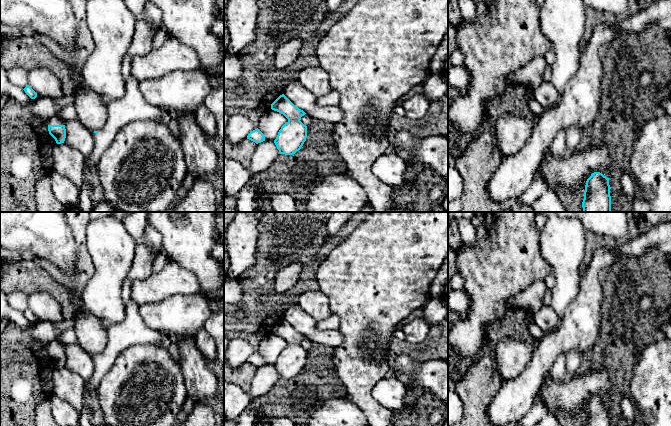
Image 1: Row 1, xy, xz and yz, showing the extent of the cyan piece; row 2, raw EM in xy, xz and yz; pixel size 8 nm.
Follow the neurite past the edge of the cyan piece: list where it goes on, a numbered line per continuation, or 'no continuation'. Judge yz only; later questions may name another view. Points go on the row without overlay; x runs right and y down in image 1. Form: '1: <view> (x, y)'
no continuation

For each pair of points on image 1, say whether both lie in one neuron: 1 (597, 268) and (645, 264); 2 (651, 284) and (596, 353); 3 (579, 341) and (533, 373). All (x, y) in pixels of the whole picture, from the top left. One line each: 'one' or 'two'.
1: two
2: one
3: one

